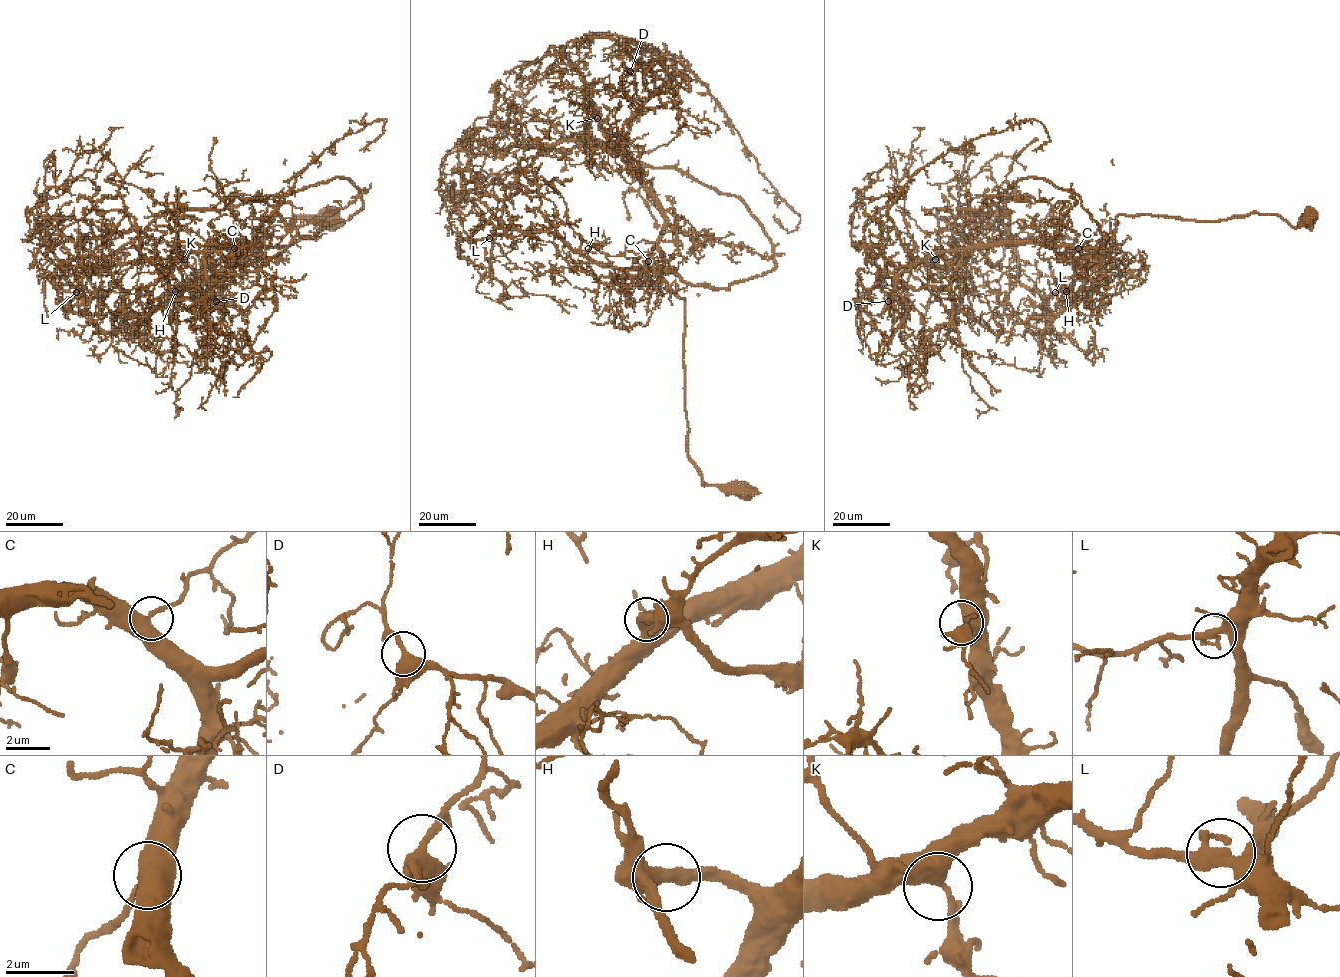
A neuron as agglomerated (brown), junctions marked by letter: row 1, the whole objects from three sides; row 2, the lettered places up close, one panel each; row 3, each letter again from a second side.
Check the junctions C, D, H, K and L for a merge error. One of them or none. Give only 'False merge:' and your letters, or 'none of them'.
False merge: L

